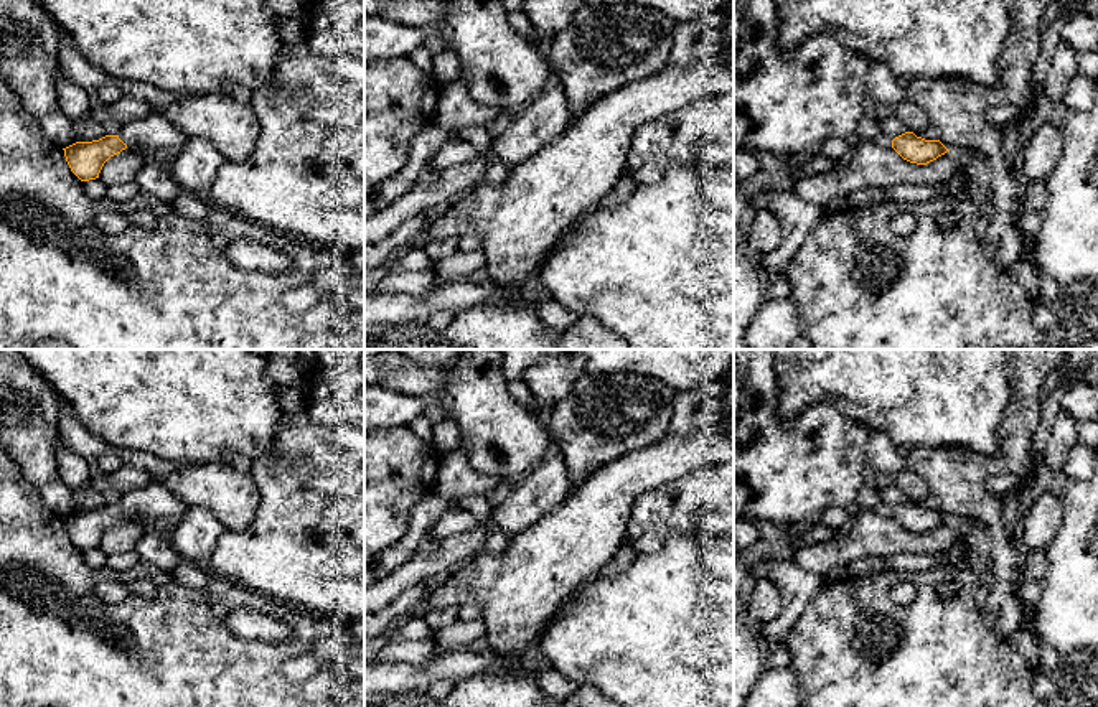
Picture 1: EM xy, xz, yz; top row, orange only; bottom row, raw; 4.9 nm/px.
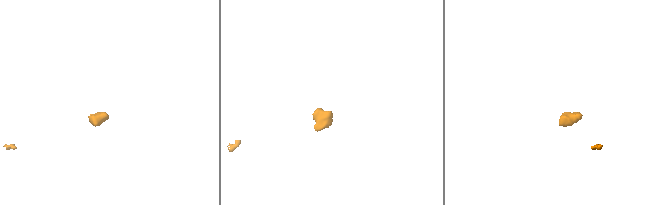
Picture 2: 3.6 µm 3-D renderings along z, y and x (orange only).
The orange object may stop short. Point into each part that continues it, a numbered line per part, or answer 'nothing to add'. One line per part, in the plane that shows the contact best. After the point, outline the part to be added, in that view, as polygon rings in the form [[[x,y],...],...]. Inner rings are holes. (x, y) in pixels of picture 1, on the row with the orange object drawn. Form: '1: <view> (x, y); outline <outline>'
1: xy (155, 131); outline [[[150,112],[140,119],[125,124],[119,138],[127,147],[140,147],[147,150],[162,150],[178,155],[188,137],[162,112]]]

